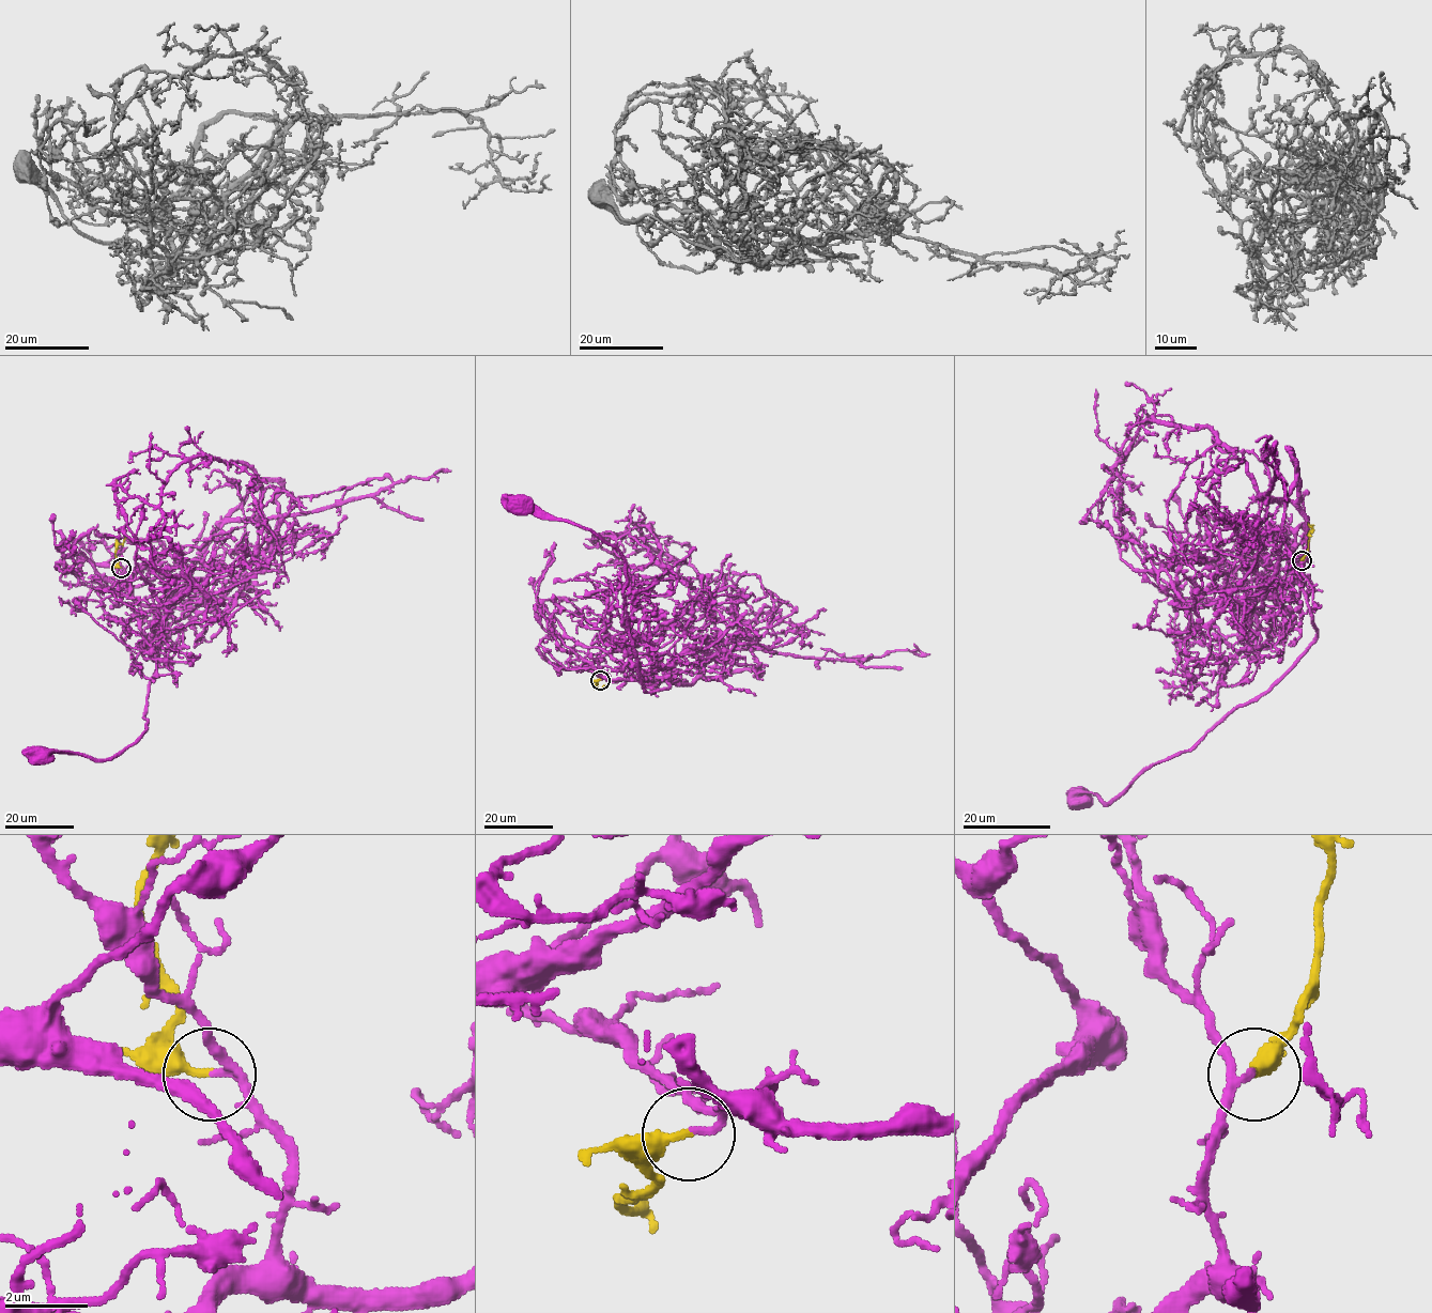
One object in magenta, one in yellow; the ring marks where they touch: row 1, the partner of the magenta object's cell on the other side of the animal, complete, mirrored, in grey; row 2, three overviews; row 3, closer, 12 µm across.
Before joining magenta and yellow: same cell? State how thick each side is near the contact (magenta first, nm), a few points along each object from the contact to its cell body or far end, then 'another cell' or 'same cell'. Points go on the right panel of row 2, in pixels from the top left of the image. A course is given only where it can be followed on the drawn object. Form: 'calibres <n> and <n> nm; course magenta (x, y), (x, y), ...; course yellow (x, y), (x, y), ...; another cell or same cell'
calibres 140 and 280 nm; course magenta (1302, 560), (1299, 587), (1317, 635), (1310, 647), (1190, 751), (1151, 765), (1111, 803), (1095, 793), (1077, 801); course yellow (1302, 560), (1312, 528), (1308, 523); same cell

